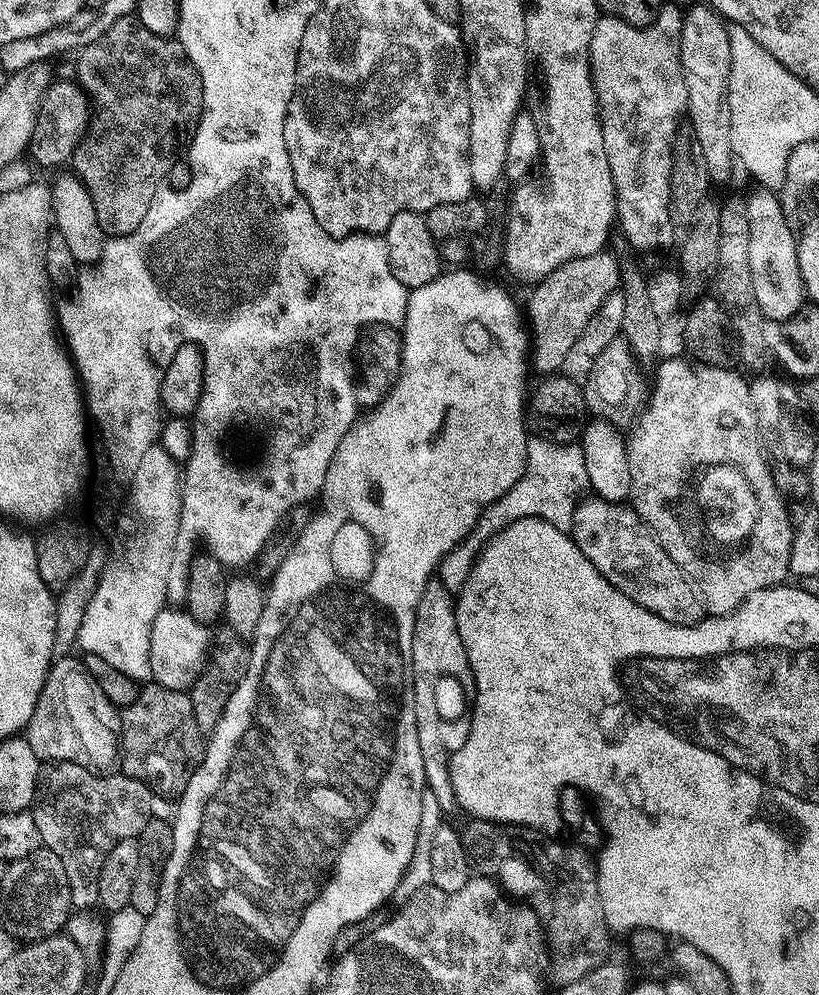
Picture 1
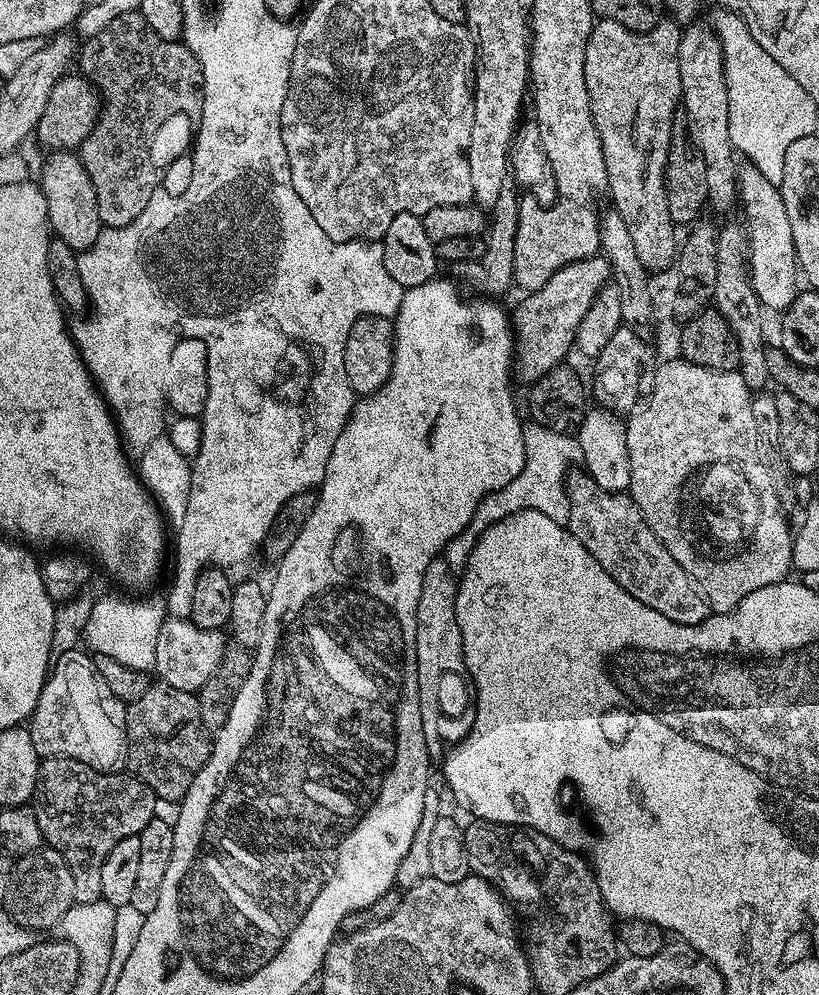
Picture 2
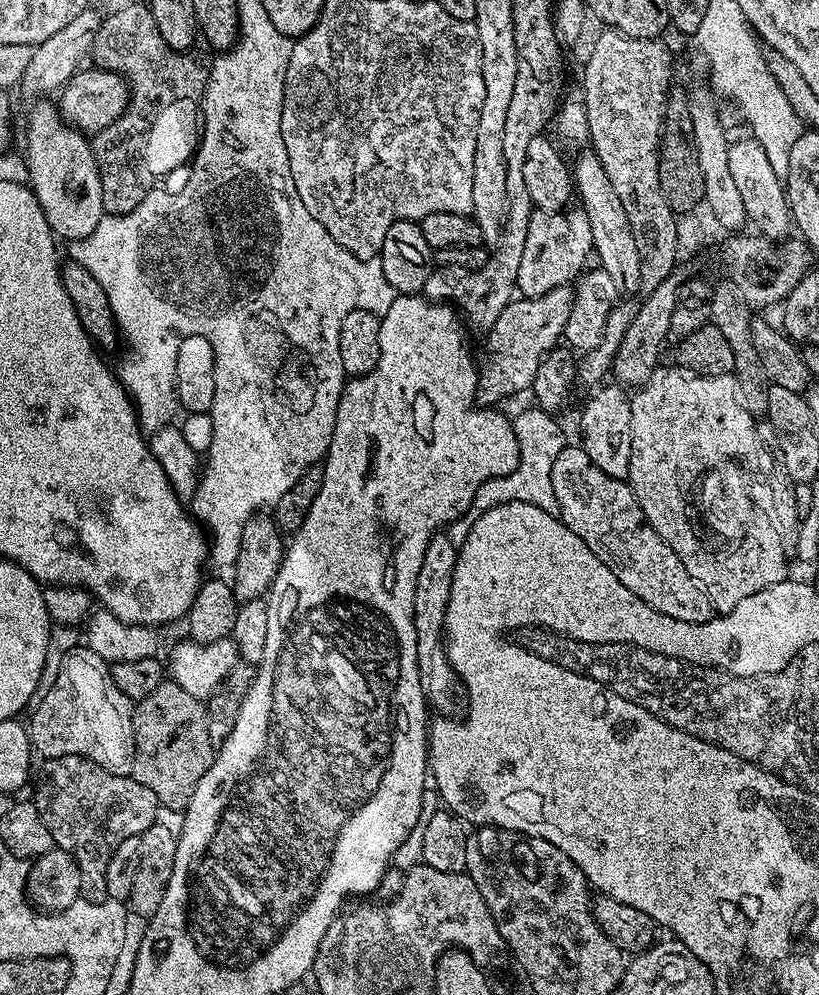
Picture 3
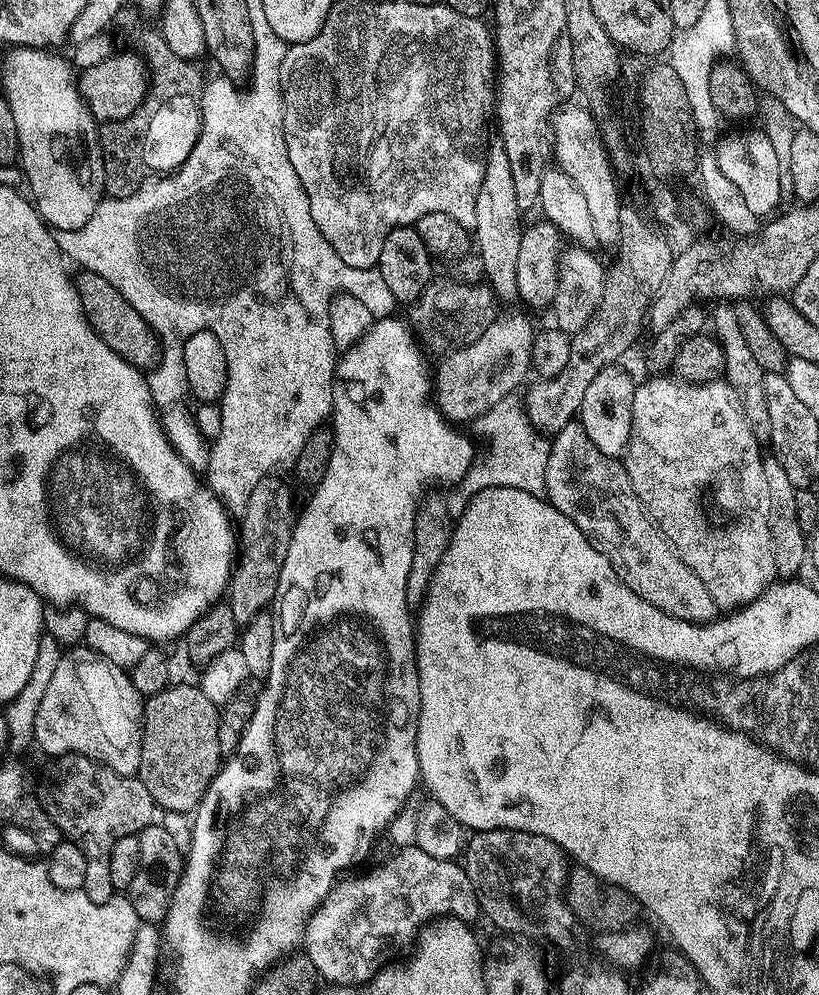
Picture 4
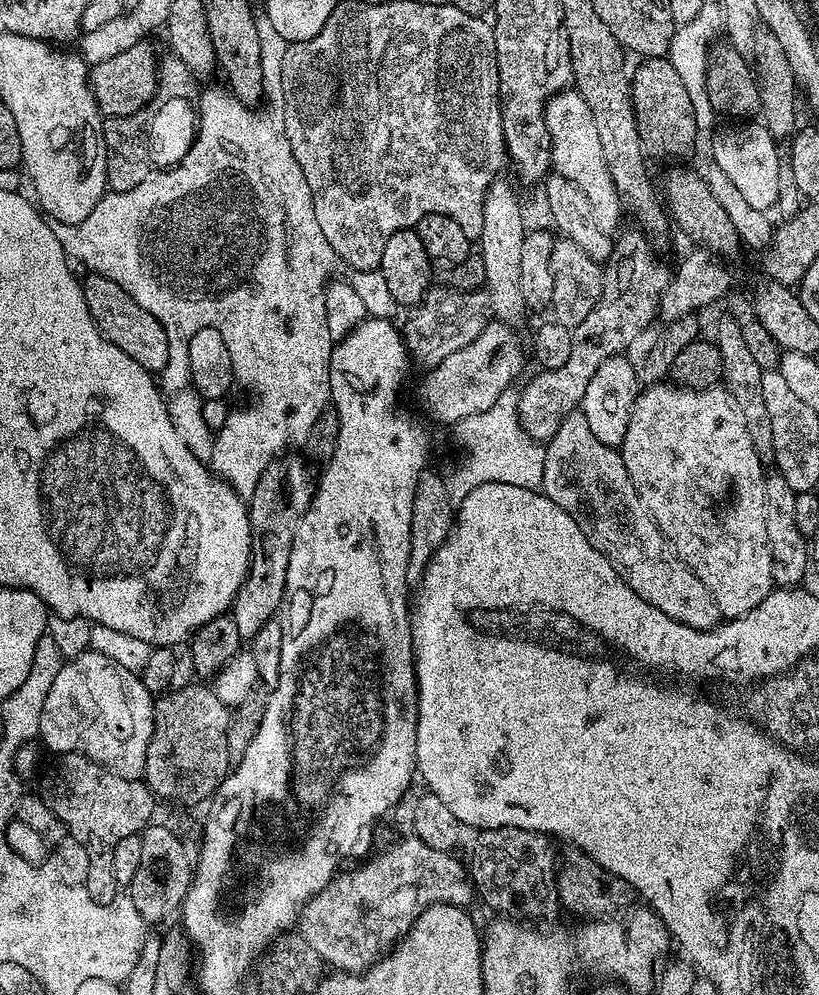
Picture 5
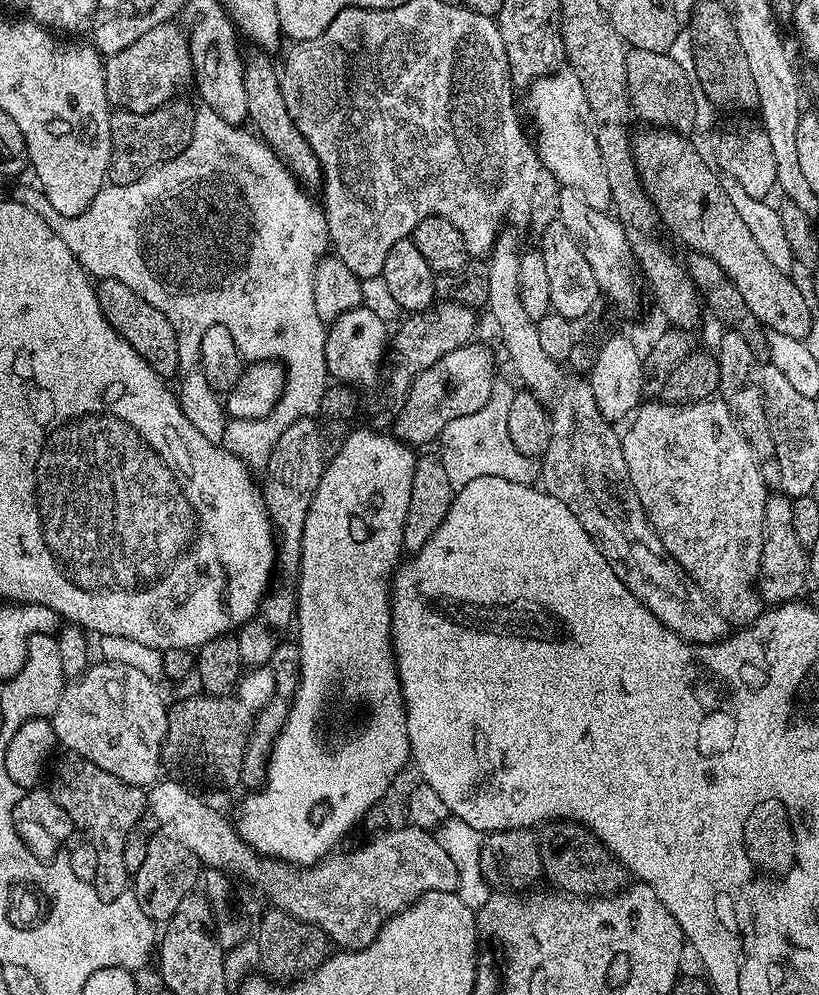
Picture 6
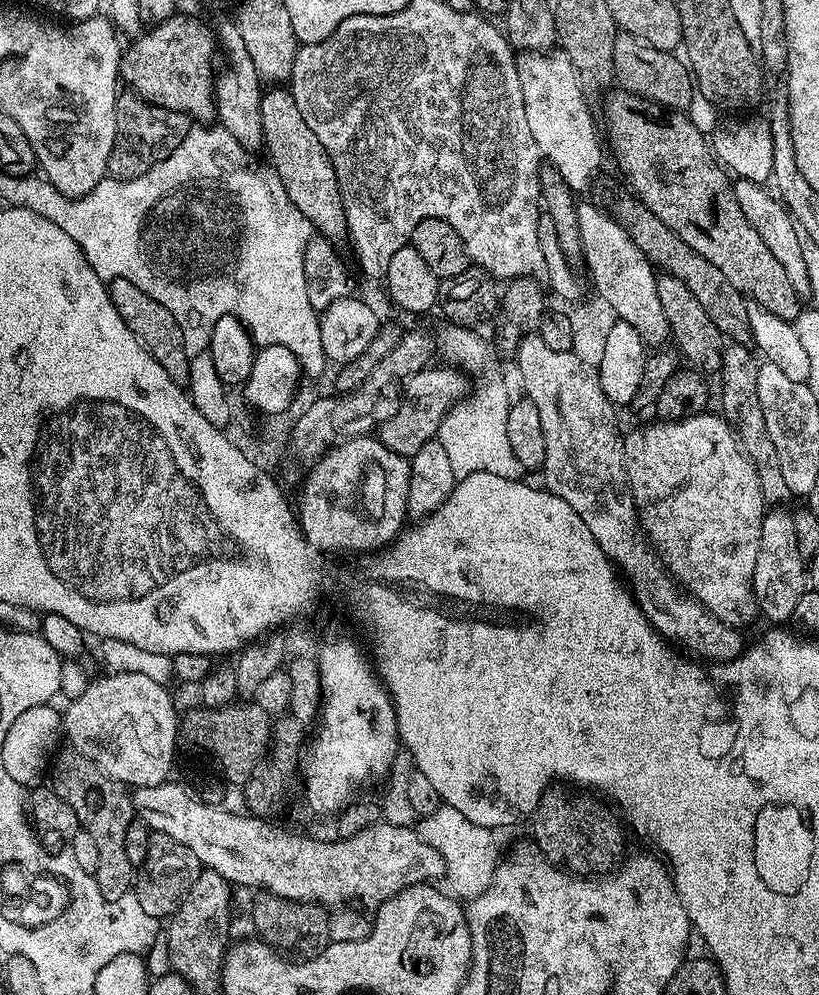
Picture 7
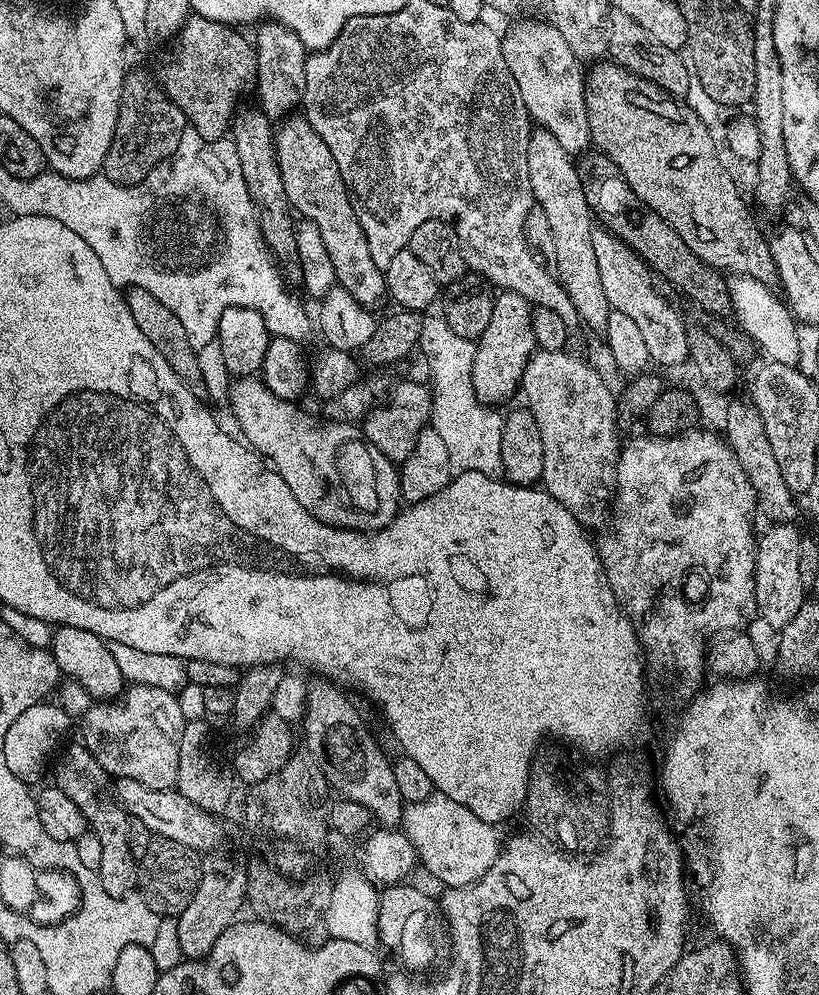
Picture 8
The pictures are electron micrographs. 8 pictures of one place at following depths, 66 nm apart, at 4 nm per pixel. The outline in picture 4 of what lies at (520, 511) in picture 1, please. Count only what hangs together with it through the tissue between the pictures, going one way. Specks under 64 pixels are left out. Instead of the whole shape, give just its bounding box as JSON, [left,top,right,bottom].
[471,394,551,497]

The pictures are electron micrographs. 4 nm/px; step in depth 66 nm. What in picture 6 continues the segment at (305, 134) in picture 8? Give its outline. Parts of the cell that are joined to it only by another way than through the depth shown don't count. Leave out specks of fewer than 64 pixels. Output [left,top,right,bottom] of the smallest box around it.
[243,46,324,190]

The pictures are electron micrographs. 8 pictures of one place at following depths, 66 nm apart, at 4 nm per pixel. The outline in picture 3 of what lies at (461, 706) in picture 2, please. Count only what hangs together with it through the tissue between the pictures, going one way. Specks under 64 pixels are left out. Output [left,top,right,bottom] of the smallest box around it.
[414,530,458,714]

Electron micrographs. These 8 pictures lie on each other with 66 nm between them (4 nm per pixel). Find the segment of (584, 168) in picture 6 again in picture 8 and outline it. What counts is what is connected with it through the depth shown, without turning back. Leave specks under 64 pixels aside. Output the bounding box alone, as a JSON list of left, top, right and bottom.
[500,22,592,153]

